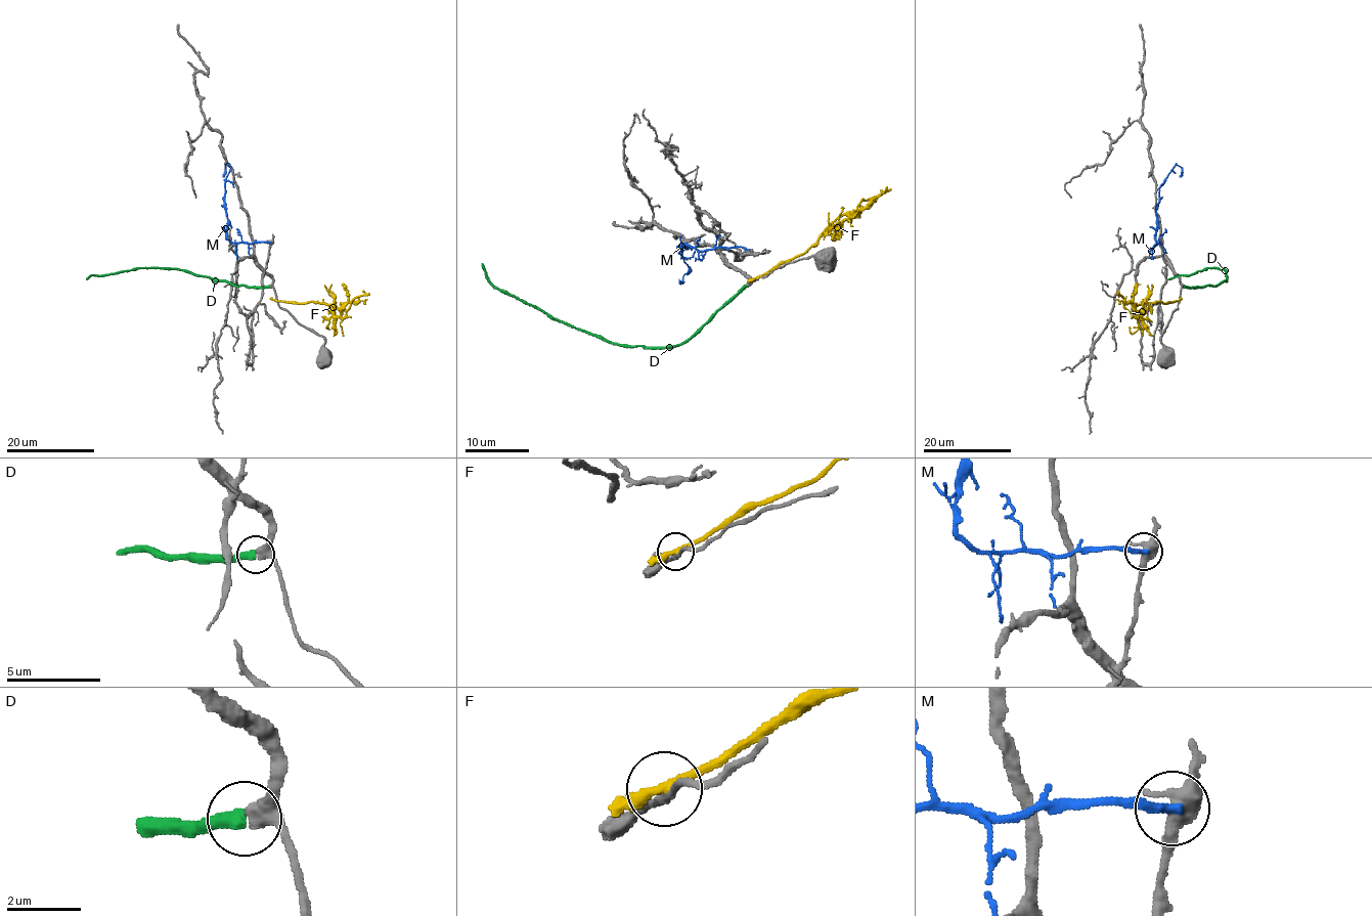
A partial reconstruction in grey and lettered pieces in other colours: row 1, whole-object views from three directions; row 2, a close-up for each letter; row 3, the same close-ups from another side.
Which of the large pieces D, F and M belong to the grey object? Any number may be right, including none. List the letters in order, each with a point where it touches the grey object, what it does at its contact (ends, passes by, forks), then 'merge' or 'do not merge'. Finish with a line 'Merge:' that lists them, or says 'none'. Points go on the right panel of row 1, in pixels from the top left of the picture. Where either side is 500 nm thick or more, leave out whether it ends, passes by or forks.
D: meets grey at (1184, 287); it ends there; merge
F: meets grey at (1179, 301); it passes by; do not merge
M: meets grey at (1158, 243); it ends there; do not merge
Merge: D

